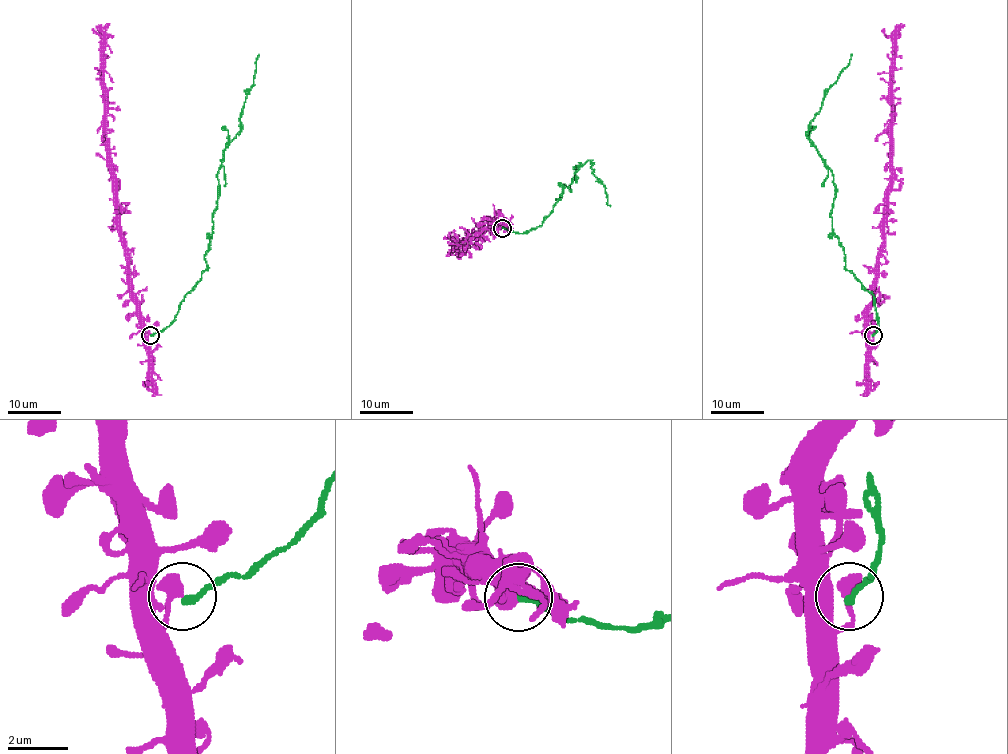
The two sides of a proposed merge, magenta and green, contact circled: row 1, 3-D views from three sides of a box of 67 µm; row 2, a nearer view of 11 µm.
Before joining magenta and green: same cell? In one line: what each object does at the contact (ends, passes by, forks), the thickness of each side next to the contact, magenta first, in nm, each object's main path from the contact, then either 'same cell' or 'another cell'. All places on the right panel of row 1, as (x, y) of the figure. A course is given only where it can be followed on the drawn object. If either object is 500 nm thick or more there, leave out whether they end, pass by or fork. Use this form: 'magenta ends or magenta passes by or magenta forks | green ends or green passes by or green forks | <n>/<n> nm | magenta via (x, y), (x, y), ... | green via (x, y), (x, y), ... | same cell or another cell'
500/240 nm | magenta via (873, 334), (872, 340), (869, 338), (867, 314), (875, 290), (891, 167), (893, 41), (884, 34), (883, 29) | green via (873, 334), (879, 324), (875, 297), (845, 268), (832, 228), (832, 171), (805, 134), (824, 93), (852, 54) | another cell

